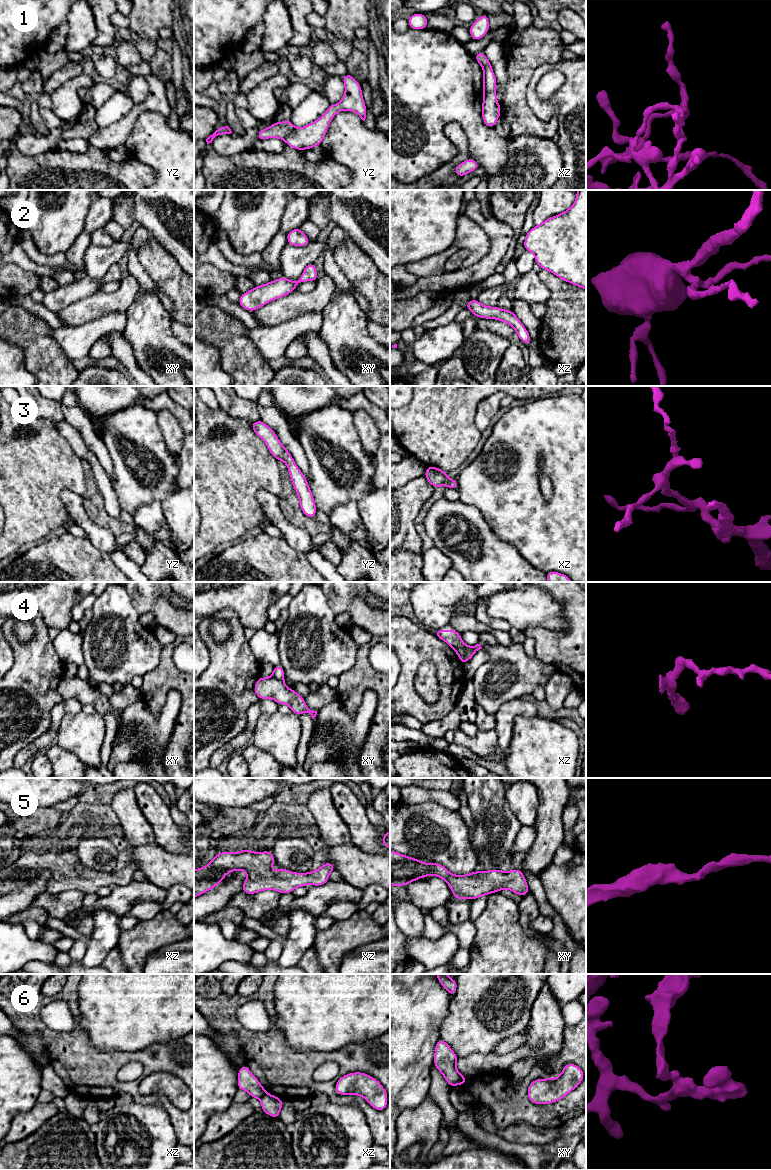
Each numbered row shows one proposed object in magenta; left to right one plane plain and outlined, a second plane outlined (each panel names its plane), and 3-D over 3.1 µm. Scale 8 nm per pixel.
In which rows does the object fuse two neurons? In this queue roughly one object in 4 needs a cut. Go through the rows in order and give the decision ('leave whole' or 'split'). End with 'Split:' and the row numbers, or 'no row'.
1: split
2: leave whole
3: leave whole
4: split
5: leave whole
6: split
Split: 1, 4, 6

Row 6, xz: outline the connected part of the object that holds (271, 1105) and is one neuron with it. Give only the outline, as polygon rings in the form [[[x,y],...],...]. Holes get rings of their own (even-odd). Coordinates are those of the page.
[[[265,1093],[261,1098],[262,1112],[268,1114],[270,1117],[279,1119],[280,1110],[283,1108],[283,1099]]]

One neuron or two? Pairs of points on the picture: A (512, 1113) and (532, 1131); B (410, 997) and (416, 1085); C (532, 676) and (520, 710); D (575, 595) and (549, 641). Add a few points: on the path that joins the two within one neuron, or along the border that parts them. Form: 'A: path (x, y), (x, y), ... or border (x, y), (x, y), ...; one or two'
A: border (498, 1127), (504, 1128), (519, 1121), (544, 1127); two
B: path (409, 1019), (409, 1061), (411, 1063); one
C: border (520, 698), (505, 701), (498, 708); two
D: path (575, 610), (575, 630), (564, 641); one

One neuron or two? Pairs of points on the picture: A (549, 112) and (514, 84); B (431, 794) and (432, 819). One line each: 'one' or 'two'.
A: two
B: two

